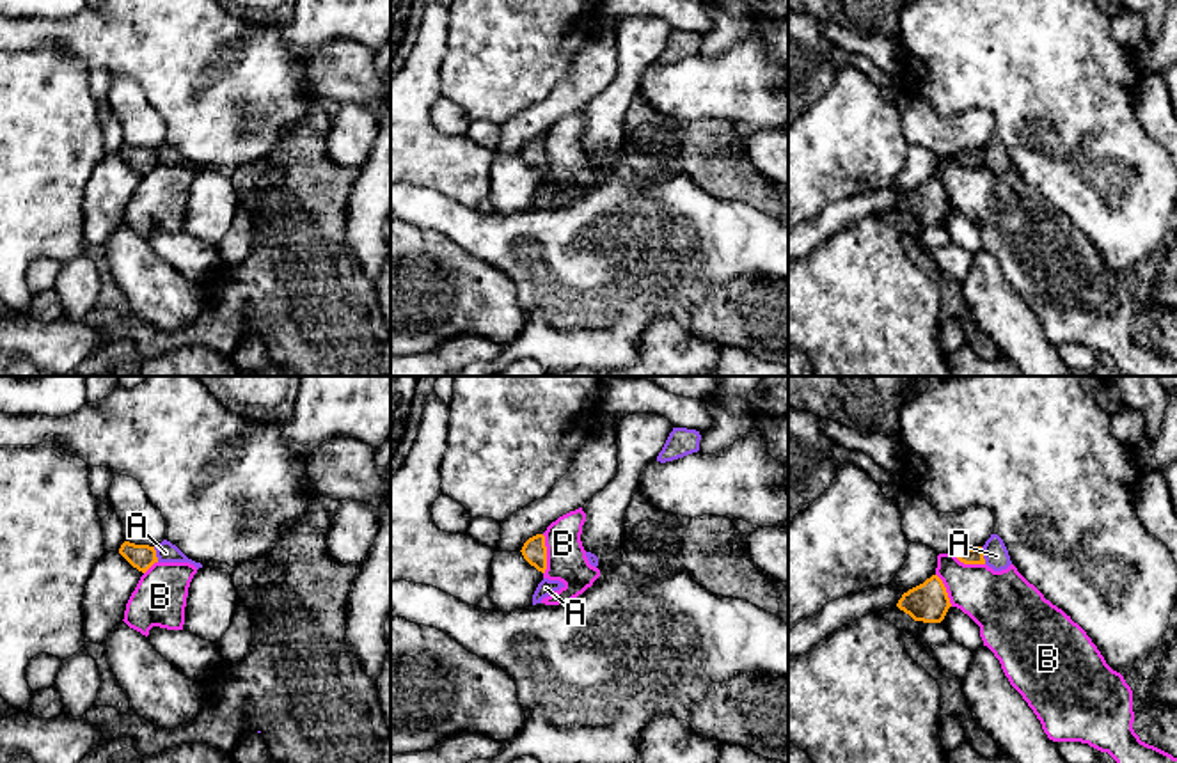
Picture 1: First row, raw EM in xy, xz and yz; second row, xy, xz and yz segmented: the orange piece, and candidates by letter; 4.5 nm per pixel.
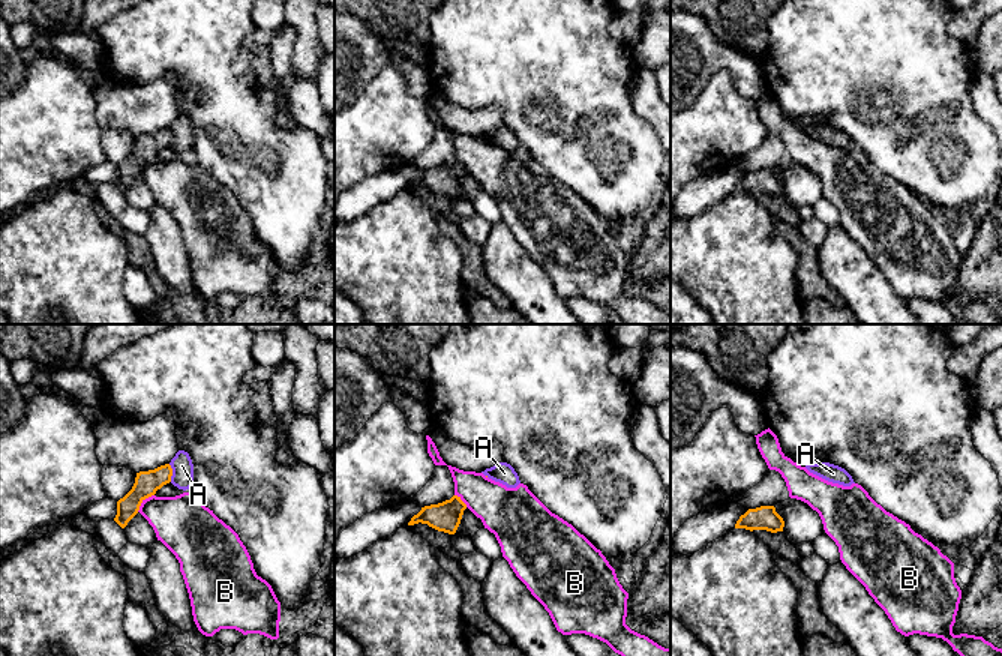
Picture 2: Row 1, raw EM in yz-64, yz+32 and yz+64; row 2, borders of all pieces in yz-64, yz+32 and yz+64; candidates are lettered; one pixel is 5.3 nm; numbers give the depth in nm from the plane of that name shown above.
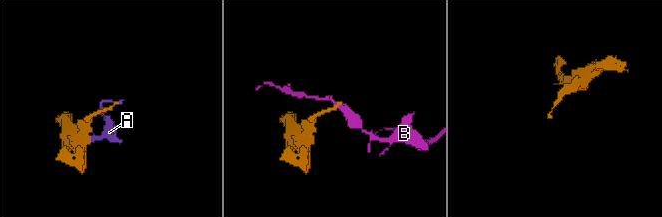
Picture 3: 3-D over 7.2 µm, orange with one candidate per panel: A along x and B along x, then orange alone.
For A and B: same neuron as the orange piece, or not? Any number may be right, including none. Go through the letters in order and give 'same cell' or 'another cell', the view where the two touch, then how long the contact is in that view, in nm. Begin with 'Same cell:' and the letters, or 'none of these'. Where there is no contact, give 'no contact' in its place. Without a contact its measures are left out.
Same cell: A
A: same cell | yz | 80 nm
B: another cell | xz | 180 nm

